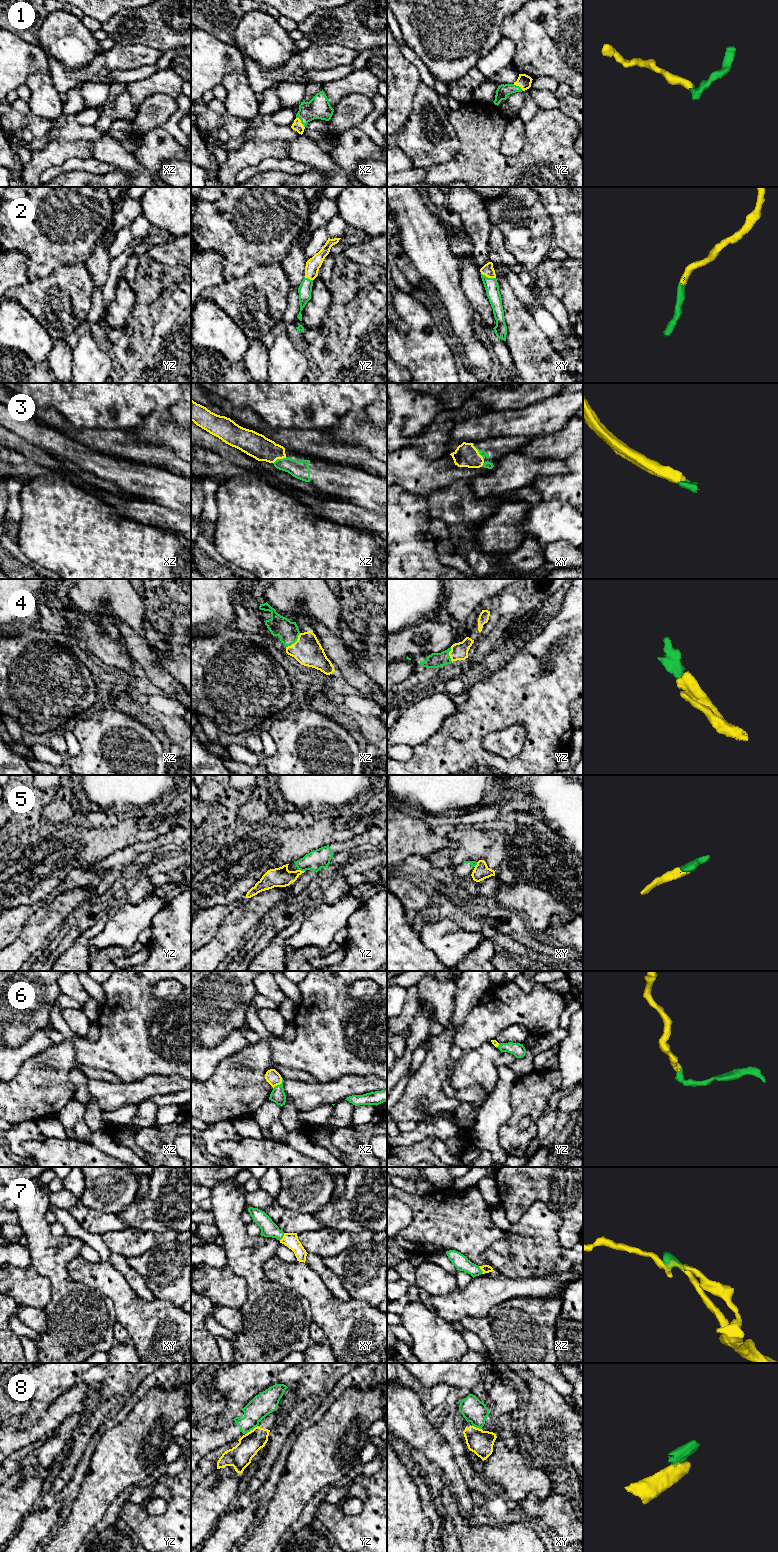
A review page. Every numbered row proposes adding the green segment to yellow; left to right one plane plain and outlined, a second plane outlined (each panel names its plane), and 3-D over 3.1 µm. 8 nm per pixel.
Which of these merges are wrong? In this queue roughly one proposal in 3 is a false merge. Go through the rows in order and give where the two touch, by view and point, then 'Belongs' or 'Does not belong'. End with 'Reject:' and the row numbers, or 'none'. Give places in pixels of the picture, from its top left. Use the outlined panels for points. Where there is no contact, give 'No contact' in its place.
1: Touches yellow at xz (300, 122). Belongs
2: Touches yellow at xy (488, 277). Belongs
3: Touches yellow at xy (477, 451). Belongs
4: Touches yellow at xz (295, 642). Belongs
5: Touches yellow at yz (300, 870). Does not belong
6: Touches yellow at xz (279, 1084). Belongs
7: Touches yellow at xy (283, 1237). Belongs
8: Touches yellow at yz (251, 1430). Does not belong
Reject: 5, 8

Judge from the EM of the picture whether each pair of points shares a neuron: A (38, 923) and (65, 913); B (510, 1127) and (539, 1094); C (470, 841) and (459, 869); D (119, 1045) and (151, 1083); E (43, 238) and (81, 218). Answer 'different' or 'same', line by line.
A: same
B: same
C: different
D: different
E: same

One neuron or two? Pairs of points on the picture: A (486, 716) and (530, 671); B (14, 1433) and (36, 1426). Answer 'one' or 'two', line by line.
A: one
B: one

